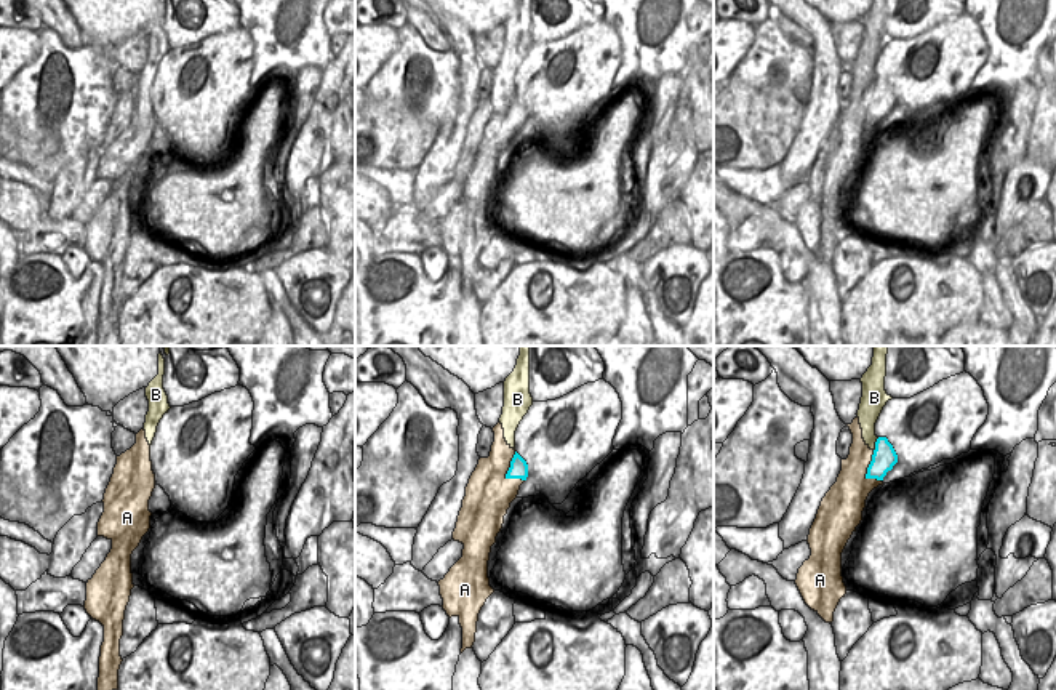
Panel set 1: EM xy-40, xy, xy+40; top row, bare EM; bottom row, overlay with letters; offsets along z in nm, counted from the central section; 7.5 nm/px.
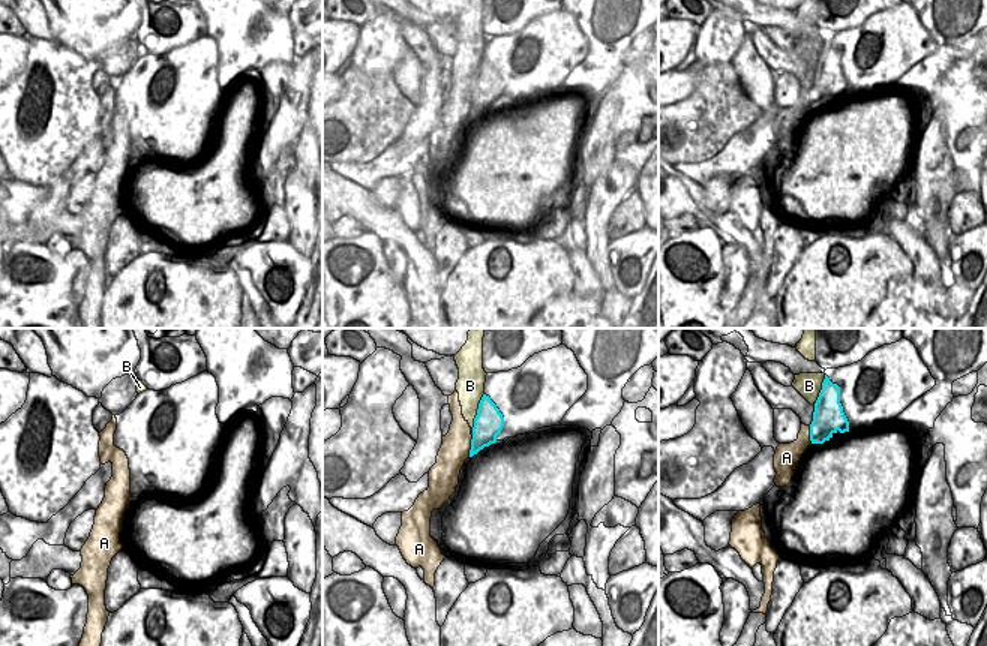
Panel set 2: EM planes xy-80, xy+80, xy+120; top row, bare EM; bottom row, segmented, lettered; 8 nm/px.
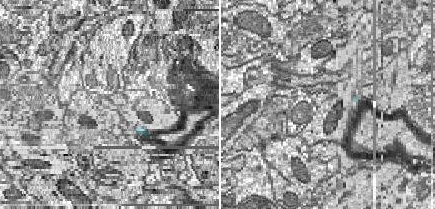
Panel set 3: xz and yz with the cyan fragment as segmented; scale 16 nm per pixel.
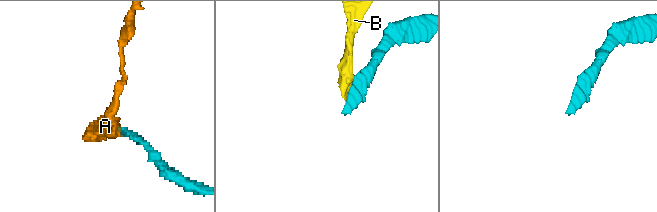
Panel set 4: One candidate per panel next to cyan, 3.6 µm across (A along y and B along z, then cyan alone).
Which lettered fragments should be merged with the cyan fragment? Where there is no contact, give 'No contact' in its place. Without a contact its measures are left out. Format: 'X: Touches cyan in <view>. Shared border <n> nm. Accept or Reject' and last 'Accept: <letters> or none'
A: Touches cyan in xy. Shared border 240 nm. Reject
B: Touches cyan in xy+40. Shared border 110 nm. Reject
Accept: none.

